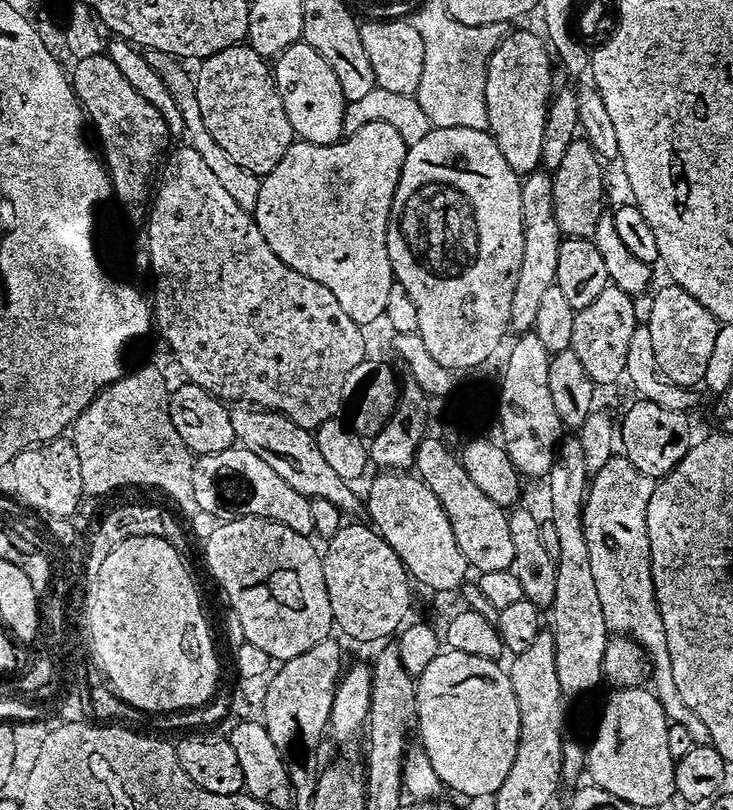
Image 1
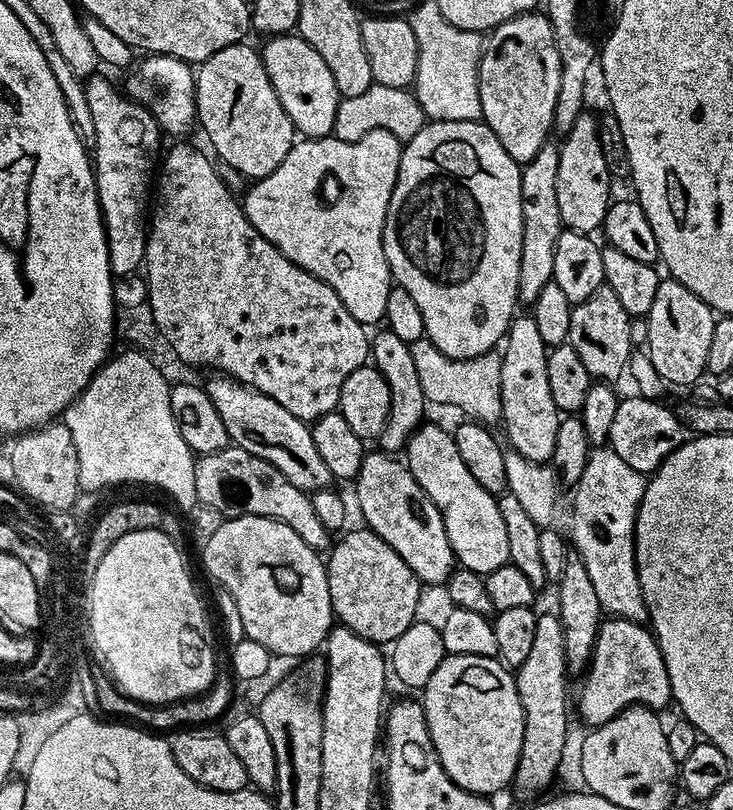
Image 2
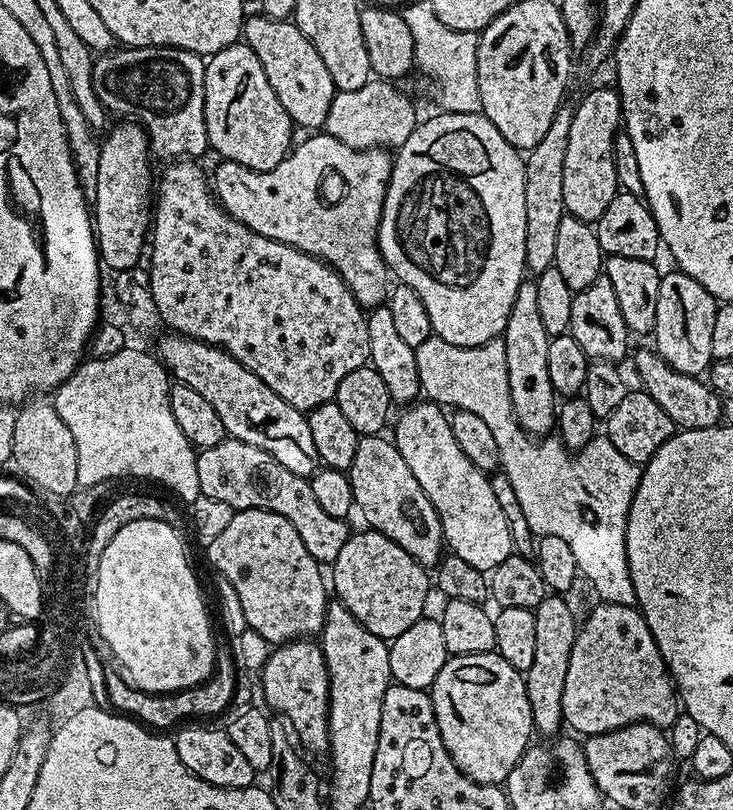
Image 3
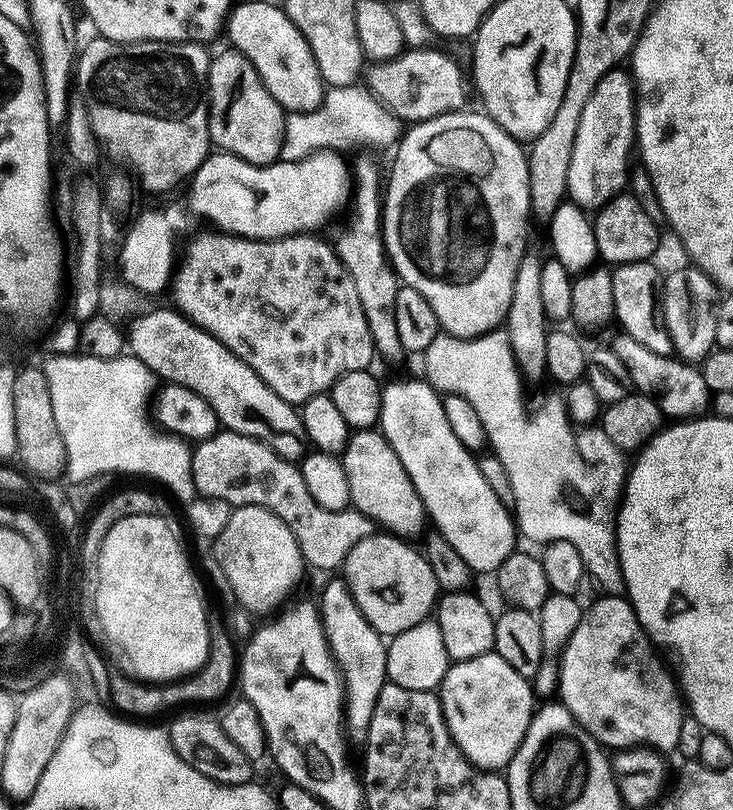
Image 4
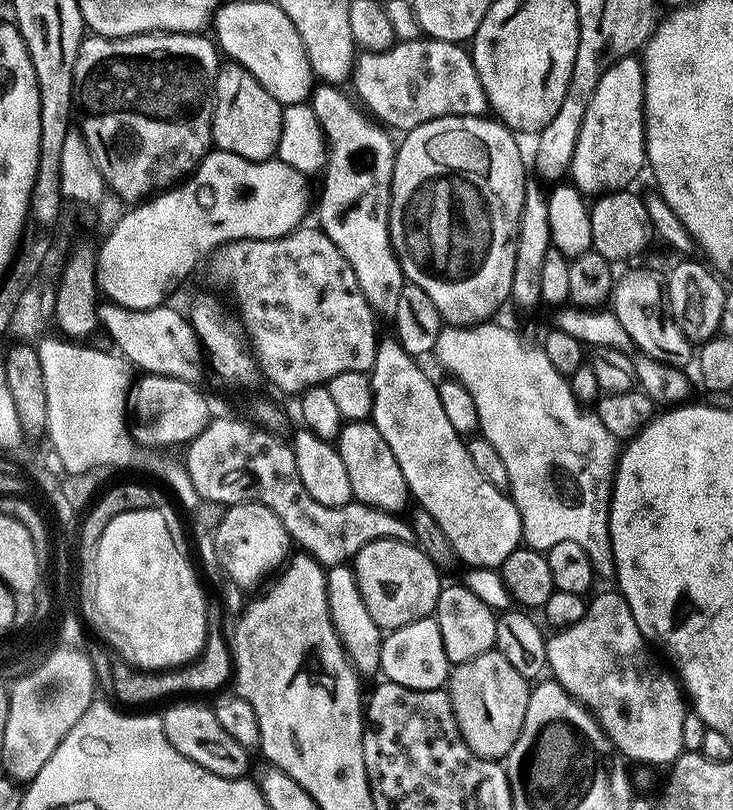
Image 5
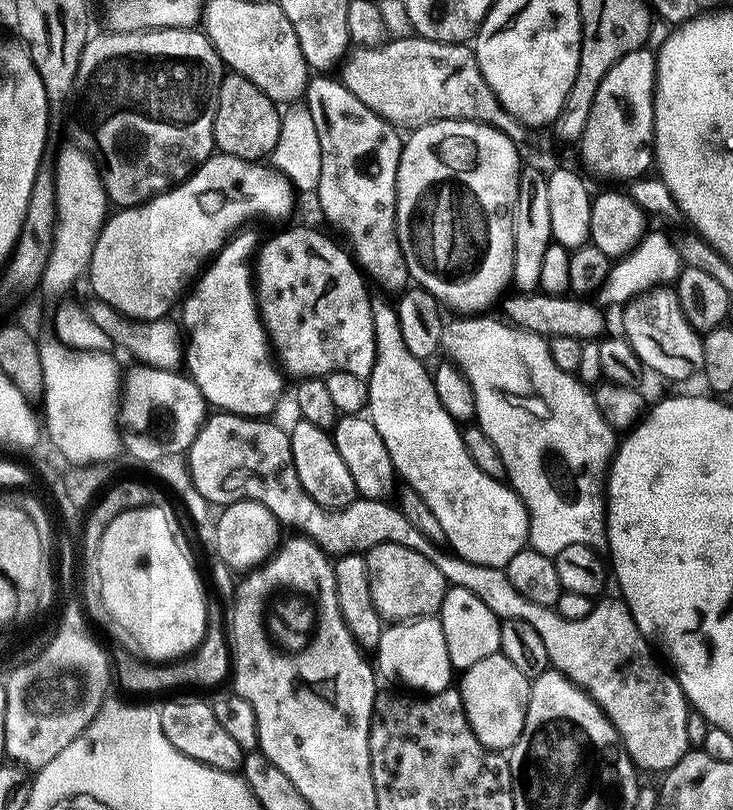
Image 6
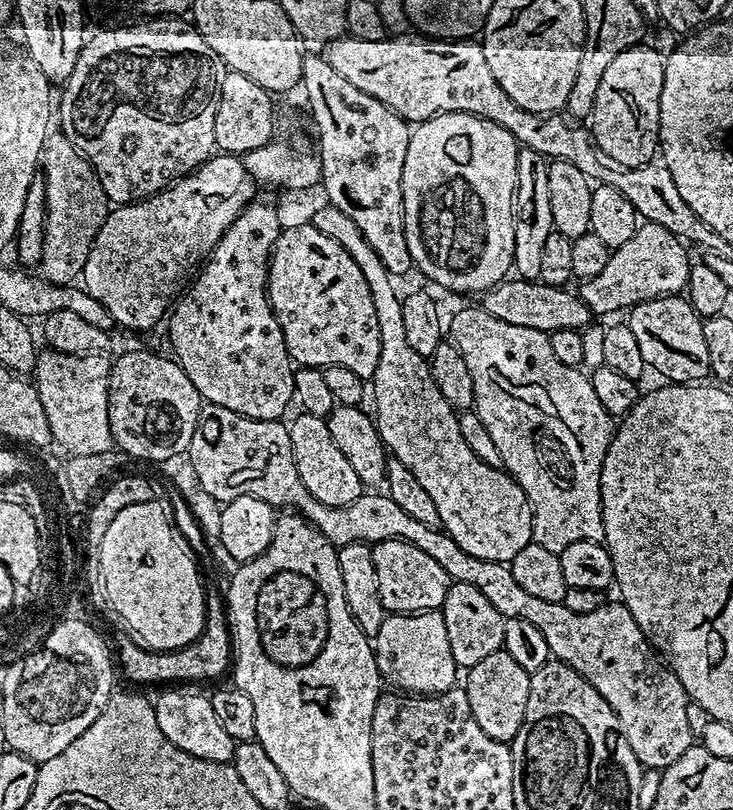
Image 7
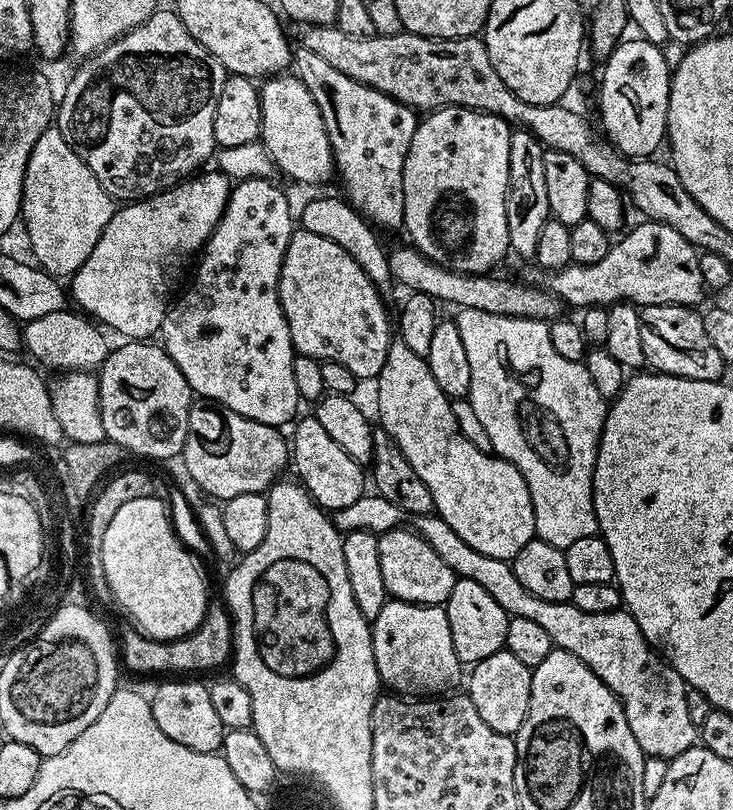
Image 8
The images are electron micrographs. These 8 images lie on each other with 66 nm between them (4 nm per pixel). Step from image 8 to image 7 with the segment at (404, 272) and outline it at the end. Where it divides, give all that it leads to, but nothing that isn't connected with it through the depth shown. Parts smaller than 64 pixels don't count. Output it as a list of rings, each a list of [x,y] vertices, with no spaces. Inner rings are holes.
[[[505,278],[482,296],[482,307],[486,314],[498,318],[502,322],[510,322],[510,326],[527,326],[530,330],[551,333],[554,330],[574,330],[580,332],[593,323],[594,313],[586,306],[586,302],[575,291],[567,287],[555,288],[534,280]]]

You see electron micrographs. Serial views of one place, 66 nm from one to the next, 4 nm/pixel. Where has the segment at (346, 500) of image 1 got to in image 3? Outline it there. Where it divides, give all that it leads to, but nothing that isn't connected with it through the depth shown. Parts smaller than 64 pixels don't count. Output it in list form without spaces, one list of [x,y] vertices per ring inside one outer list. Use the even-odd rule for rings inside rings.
[[[173,332],[165,333],[157,341],[156,354],[170,376],[177,382],[190,386],[205,398],[221,419],[225,433],[234,440],[246,442],[266,450],[286,470],[300,477],[310,478],[320,463],[311,437],[307,415],[290,406],[275,394],[270,386],[241,363],[212,344],[190,339]]]

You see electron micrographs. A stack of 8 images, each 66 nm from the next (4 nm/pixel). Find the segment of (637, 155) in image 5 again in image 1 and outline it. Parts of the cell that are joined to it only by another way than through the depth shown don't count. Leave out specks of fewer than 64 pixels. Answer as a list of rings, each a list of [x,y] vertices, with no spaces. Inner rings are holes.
[[[573,140],[562,162],[551,173],[554,186],[554,218],[558,218],[558,230],[561,237],[574,240],[591,240],[598,218],[606,211],[604,204],[604,172],[602,161],[587,140]]]

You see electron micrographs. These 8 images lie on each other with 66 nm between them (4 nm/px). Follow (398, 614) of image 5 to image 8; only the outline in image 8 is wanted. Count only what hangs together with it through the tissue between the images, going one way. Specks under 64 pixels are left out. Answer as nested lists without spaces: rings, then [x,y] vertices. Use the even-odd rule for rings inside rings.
[[[401,526],[392,532],[379,533],[378,558],[382,562],[382,579],[386,582],[389,597],[404,600],[407,604],[447,604],[450,590],[454,590],[458,577],[452,573],[450,566],[446,566],[446,562],[442,562],[442,558],[438,558],[419,531],[407,532],[406,528]]]

